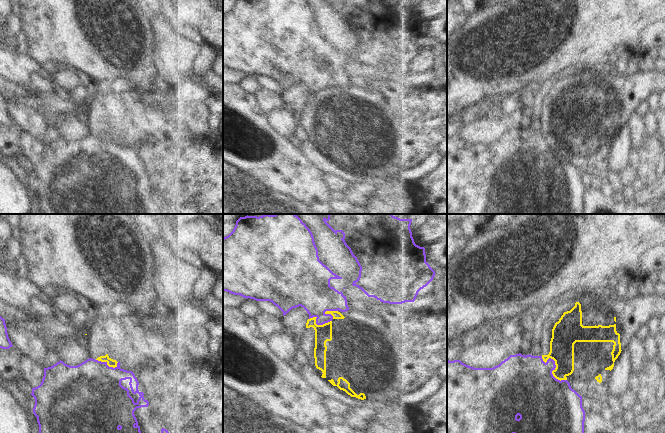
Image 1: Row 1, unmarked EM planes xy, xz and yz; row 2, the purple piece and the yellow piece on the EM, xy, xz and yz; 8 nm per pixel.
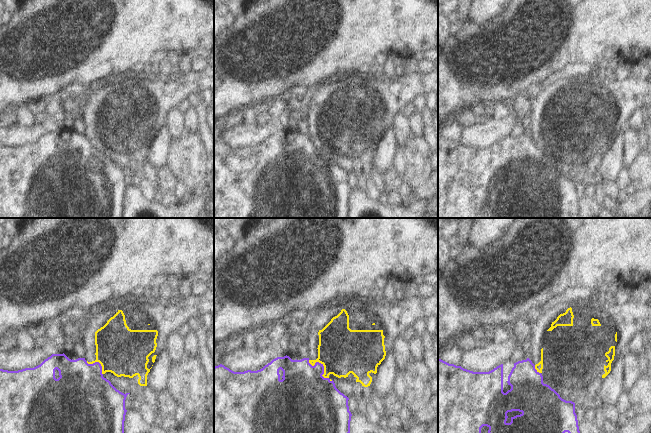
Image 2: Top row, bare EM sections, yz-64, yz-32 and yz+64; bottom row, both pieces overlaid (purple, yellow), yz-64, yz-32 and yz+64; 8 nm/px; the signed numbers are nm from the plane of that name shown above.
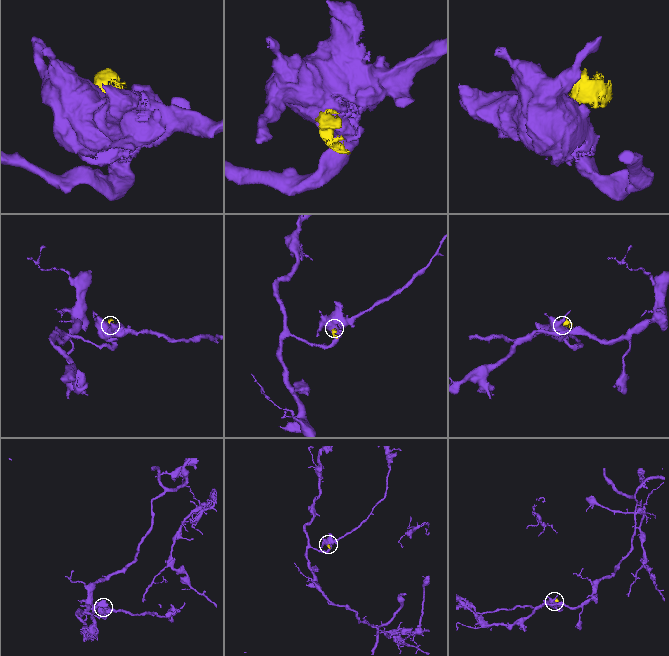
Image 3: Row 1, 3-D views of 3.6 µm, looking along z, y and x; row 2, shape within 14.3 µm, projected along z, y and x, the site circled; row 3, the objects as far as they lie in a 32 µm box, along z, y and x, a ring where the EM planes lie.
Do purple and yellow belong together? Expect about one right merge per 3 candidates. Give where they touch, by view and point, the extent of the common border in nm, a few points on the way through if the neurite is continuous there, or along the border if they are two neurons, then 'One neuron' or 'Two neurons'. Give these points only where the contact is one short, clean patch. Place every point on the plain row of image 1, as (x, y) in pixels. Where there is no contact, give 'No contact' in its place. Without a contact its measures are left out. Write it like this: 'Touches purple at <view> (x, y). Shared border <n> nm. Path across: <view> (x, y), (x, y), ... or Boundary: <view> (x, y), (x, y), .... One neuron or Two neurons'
Touches purple at yz (555, 143). Shared border 280 nm. Boundary: yz (541, 132), (545, 138), (551, 134), (552, 150), (566, 156). Two neurons.

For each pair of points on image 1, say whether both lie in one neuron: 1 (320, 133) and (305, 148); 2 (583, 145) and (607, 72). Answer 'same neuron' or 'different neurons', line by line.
1: different neurons
2: same neuron

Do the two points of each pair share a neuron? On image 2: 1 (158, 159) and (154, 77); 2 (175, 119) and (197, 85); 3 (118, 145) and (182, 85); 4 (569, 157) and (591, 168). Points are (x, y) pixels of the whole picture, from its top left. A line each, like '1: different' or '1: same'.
1: different
2: different
3: same
4: different

